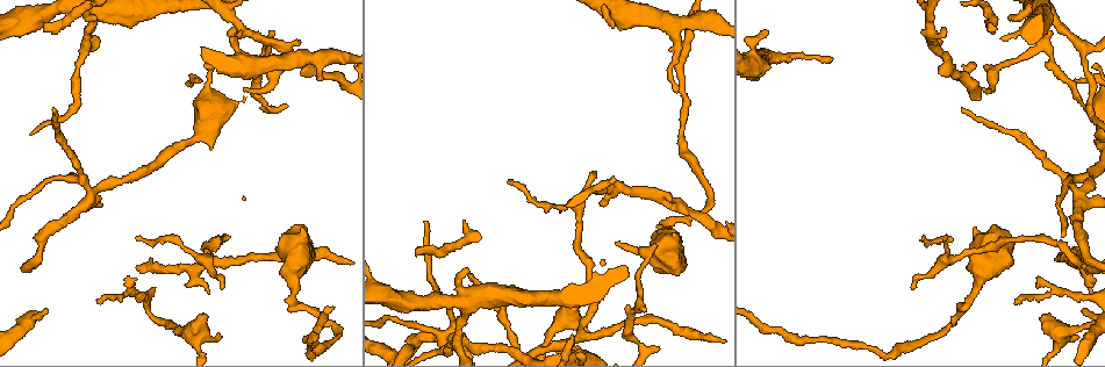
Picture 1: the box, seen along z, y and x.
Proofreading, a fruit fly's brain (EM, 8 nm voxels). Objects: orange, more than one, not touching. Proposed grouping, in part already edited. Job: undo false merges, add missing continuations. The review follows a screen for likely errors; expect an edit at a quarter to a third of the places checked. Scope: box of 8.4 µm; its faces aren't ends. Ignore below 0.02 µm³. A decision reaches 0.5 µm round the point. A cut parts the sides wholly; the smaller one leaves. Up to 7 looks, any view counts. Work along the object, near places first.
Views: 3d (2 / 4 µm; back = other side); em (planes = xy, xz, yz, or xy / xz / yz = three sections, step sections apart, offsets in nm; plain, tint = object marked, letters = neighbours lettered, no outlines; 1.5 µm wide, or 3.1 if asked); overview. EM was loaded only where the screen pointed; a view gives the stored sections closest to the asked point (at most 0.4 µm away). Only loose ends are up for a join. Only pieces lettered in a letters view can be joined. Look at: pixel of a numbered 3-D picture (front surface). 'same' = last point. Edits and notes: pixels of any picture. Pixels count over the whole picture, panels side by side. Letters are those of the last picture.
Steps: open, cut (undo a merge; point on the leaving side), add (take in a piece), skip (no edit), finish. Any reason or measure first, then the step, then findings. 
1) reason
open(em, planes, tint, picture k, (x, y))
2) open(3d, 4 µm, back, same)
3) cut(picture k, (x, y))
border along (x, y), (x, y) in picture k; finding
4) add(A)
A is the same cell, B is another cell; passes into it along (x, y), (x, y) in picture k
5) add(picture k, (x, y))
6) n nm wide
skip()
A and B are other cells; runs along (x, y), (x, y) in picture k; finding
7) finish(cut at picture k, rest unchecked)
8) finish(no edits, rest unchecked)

two arms in line, one across
open(3d, 2 µm, picture 1, (1075, 258))

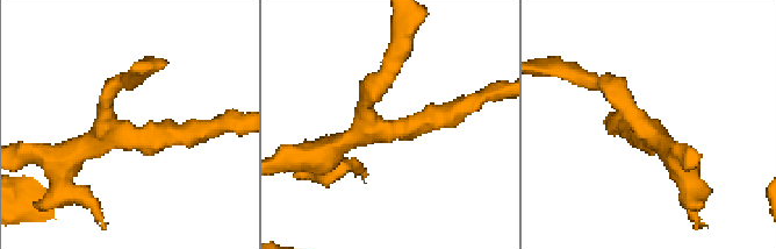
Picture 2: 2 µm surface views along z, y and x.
open(em, yz, step 8, letters, picture 2, (108, 130))

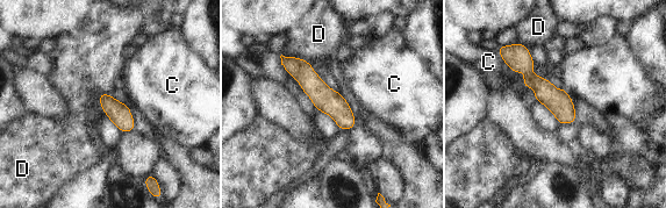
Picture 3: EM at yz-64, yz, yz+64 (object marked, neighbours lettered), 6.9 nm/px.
160 nm wide
skip()
C and D are other cells; one neuron here

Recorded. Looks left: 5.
an open end
open(3d, 2 µm, picture 1, (224, 287))

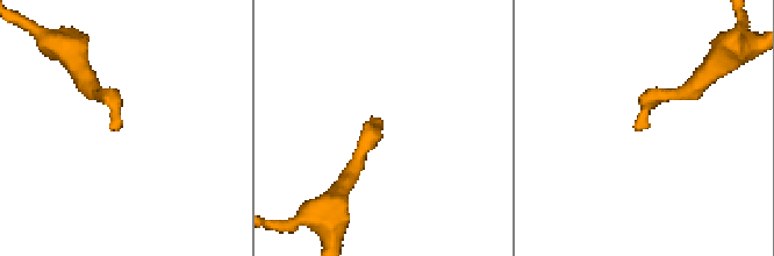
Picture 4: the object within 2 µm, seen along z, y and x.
now the EM
open(em, yz, step 8, letters, picture 4, (639, 128))

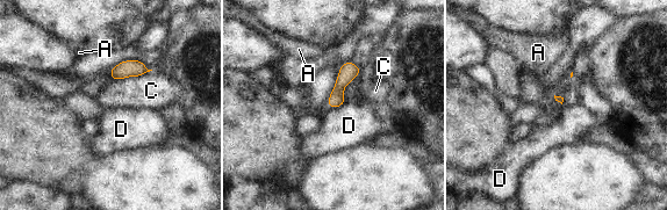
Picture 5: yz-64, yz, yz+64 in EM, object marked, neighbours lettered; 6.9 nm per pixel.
another direction
open(em, planes, letters, same)

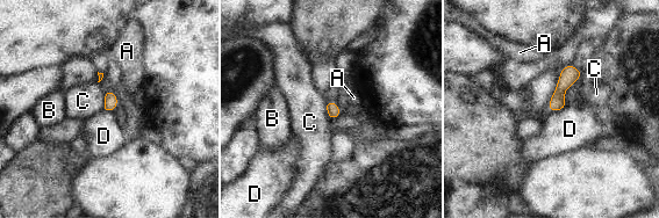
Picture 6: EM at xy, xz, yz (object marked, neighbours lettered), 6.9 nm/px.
skip()
A, B, C and D are other cells; border along (566, 106), (554, 111), (549, 111) in picture 6; no lettered piece goes on from it

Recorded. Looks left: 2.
a narrow waist
open(em, planes, plain, picture 1, (1082, 45))

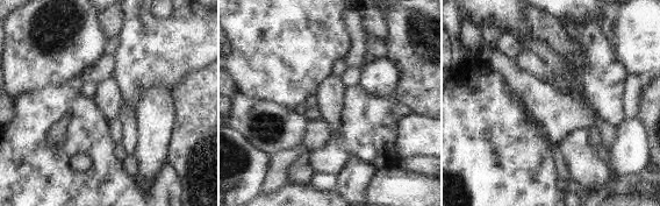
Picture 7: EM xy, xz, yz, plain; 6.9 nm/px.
see the neighbours
open(em, planes, letters, same)

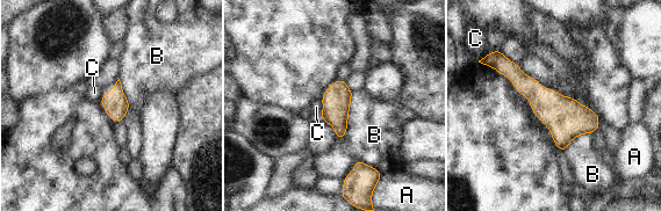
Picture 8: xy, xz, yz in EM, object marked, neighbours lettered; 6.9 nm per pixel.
170 nm wide
skip()
A, B and C are other cells; continuous, no second neuron

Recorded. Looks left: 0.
finish(no edits, rest unchecked)

